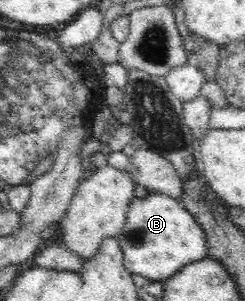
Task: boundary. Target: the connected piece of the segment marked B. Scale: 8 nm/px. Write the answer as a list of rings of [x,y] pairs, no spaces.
[[[148,193],[143,198],[133,197],[125,214],[124,228],[116,240],[124,257],[124,268],[128,269],[129,273],[145,277],[149,281],[161,282],[161,284],[168,281],[186,265],[201,261],[207,256],[204,230],[201,229],[199,222],[179,204],[179,200],[169,197],[168,194]]]

